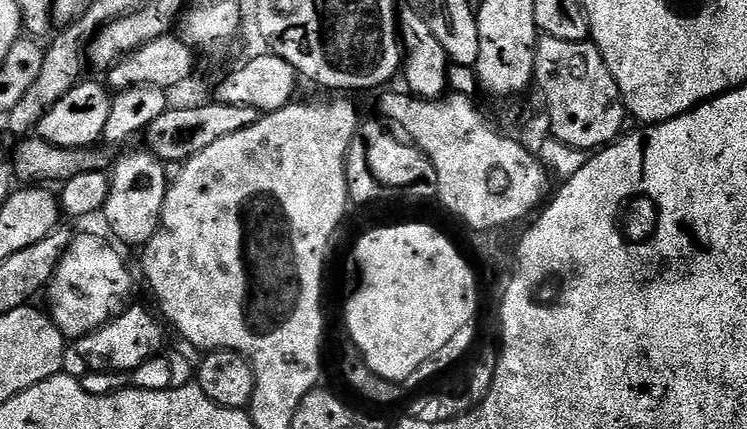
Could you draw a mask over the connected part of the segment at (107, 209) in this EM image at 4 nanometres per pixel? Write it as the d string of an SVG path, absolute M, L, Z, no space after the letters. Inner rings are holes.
M147 150L128 152L117 159L110 169L112 185L102 209L108 228L124 244L143 246L154 238L160 228L160 215L170 183L169 169Z

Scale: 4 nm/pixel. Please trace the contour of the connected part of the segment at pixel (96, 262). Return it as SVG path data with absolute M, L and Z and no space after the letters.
M77 235L48 283L46 308L61 334L75 342L107 324L129 303L131 292L132 276L123 258L100 236Z

